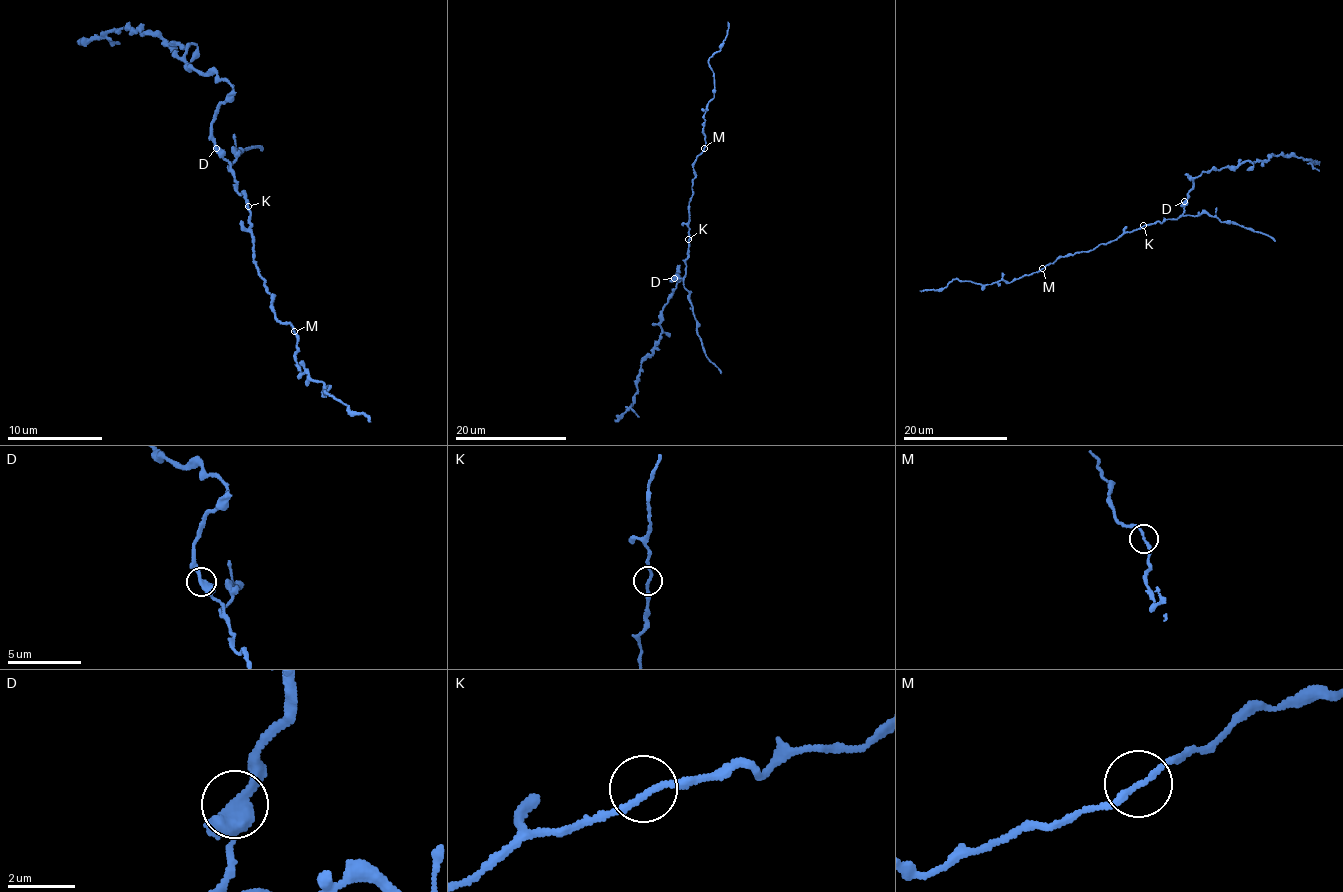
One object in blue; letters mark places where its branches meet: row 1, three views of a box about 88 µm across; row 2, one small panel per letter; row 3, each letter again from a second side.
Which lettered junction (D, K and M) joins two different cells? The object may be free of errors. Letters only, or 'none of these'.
D

